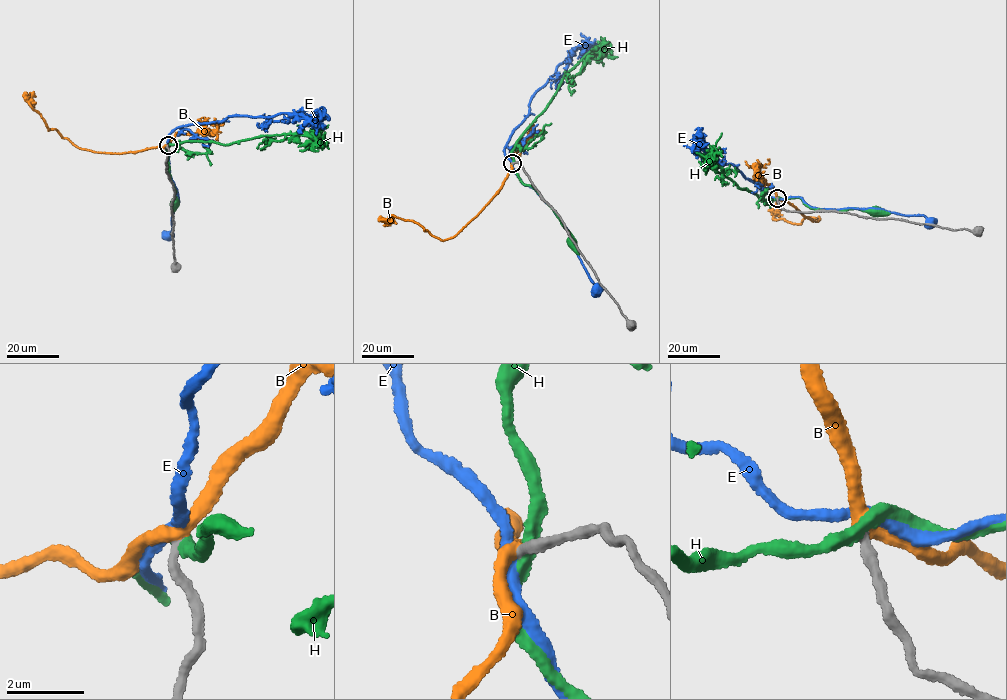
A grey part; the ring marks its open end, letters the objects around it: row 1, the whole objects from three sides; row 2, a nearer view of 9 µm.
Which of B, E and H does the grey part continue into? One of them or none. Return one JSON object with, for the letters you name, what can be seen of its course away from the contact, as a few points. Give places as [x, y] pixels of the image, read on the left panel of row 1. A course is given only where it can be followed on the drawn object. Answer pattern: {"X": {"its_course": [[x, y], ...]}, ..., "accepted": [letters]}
{"B": {"its_course": [[167, 145], [119, 154], [82, 149], [62, 138], [55, 129], [48, 130], [40, 113], [30, 105], [34, 91]]}, "accepted": ["B"]}

